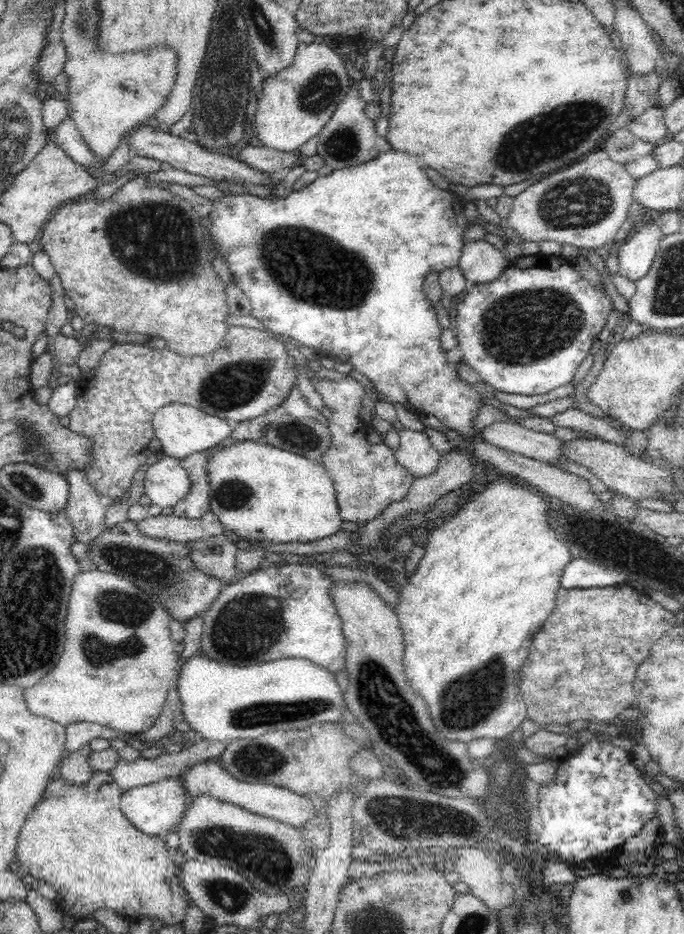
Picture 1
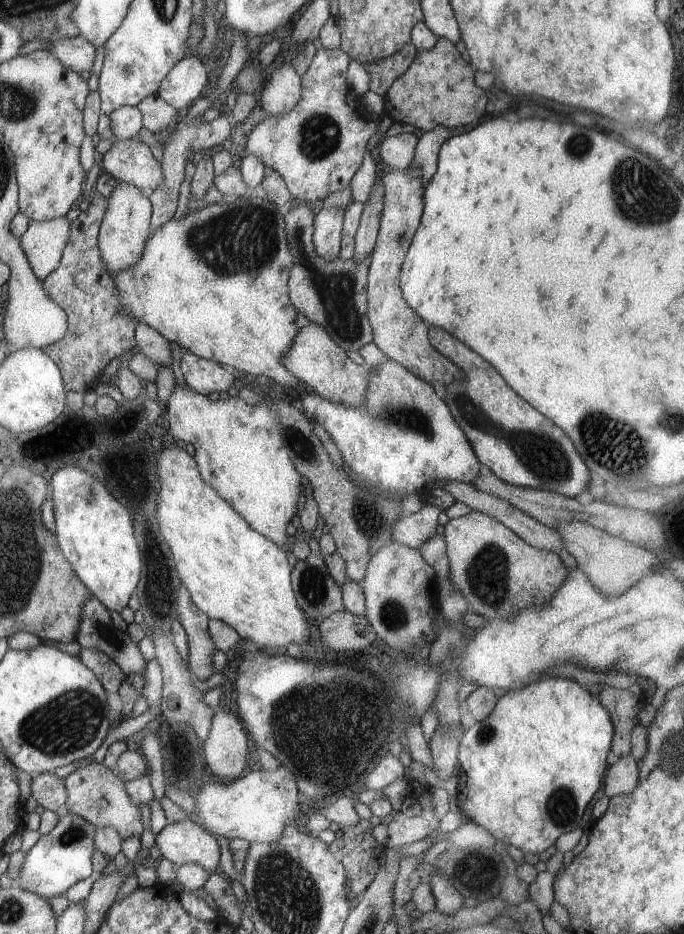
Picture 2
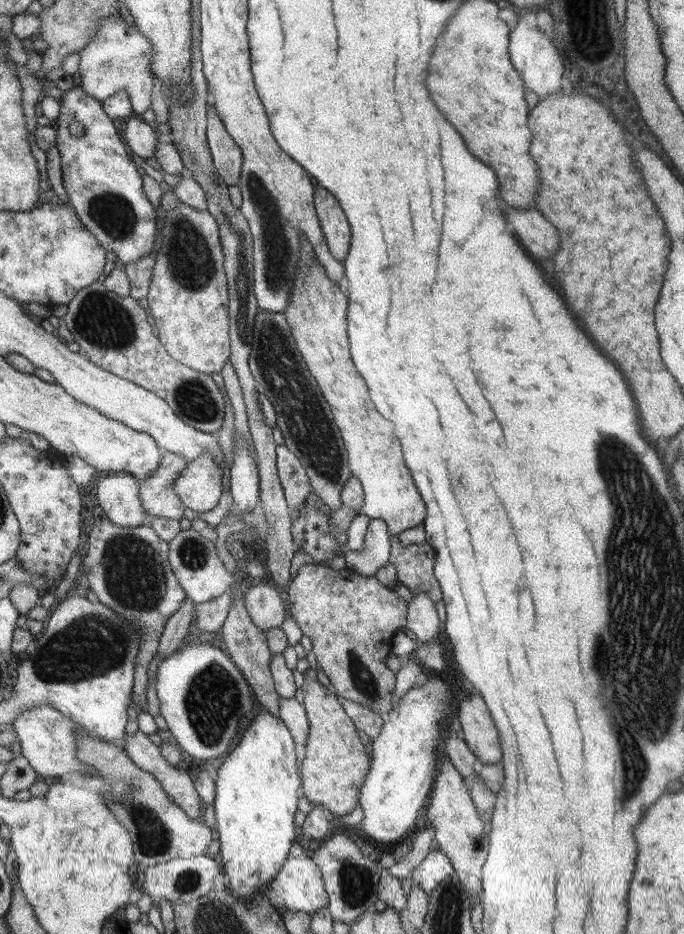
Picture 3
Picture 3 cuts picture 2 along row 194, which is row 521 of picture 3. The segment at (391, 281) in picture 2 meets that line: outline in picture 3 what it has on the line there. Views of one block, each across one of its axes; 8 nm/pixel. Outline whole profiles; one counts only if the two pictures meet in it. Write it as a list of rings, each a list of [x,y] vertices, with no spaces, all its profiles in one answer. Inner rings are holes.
[[[301,234],[300,246],[293,289],[283,314],[297,350],[310,375],[316,380],[325,402],[329,404],[335,424],[341,432],[350,476],[359,481],[364,495],[363,505],[358,512],[370,520],[381,520],[389,536],[398,535],[422,524],[425,517],[424,503],[403,464],[393,425],[376,411],[365,381],[350,359],[346,333],[348,301],[343,283],[336,284],[328,279],[311,245]]]

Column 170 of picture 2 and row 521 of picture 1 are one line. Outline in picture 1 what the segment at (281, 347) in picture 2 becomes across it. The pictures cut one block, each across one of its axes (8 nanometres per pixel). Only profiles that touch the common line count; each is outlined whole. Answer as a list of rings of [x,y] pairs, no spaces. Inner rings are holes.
[[[242,441],[233,444],[231,447],[223,448],[217,453],[211,454],[207,477],[210,479],[209,485],[212,497],[209,507],[210,511],[219,519],[224,529],[235,533],[238,537],[248,539],[252,542],[266,541],[275,542],[276,544],[285,542],[310,543],[322,540],[327,536],[333,536],[336,532],[342,531],[341,525],[343,521],[342,517],[340,517],[340,508],[338,507],[338,500],[336,499],[336,490],[334,489],[333,480],[319,461],[313,461],[304,458],[304,456],[298,456],[296,453],[269,445],[266,442],[257,443]]]

